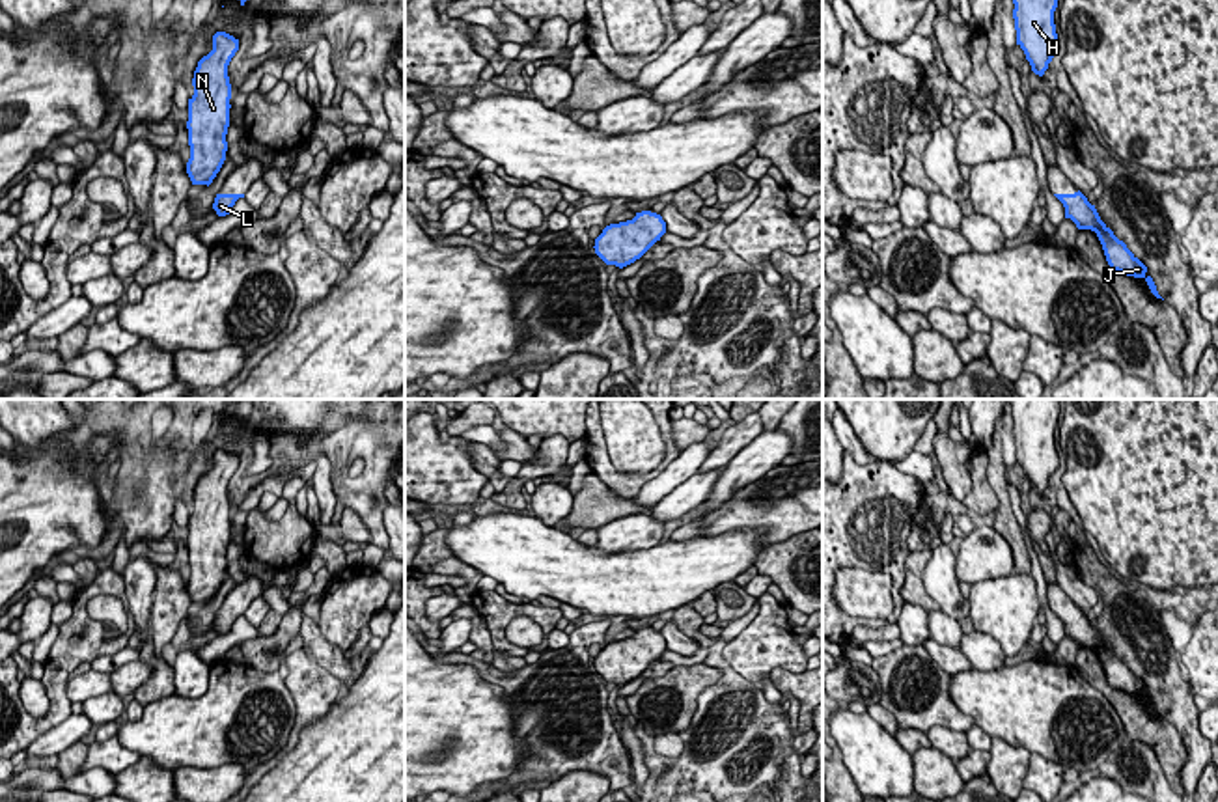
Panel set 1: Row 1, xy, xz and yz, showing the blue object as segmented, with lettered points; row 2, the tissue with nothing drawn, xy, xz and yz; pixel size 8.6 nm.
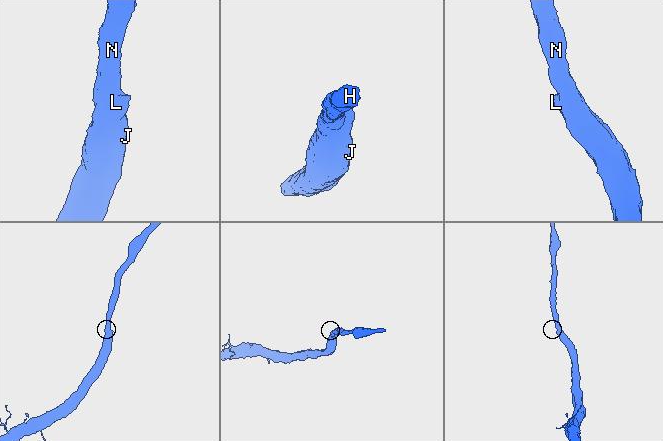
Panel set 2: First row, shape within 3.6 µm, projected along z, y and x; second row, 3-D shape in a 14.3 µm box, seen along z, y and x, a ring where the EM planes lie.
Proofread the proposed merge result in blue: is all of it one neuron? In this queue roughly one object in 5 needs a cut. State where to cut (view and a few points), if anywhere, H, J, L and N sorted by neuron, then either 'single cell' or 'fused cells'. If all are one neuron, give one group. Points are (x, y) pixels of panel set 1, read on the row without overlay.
cut none; groups H J L N; single cell

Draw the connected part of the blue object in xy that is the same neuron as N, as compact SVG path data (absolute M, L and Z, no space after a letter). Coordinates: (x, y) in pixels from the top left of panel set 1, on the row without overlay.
M226 449L213 453L213 468L198 479L188 517L187 591L192 602L211 602L220 589L228 569L231 502L228 483L239 468L239 457Z

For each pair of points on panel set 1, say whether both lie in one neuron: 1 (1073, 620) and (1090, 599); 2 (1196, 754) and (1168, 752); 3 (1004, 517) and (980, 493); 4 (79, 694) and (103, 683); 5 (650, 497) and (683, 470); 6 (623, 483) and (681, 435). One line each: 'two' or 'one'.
1: two
2: two
3: two
4: one
5: one
6: two

